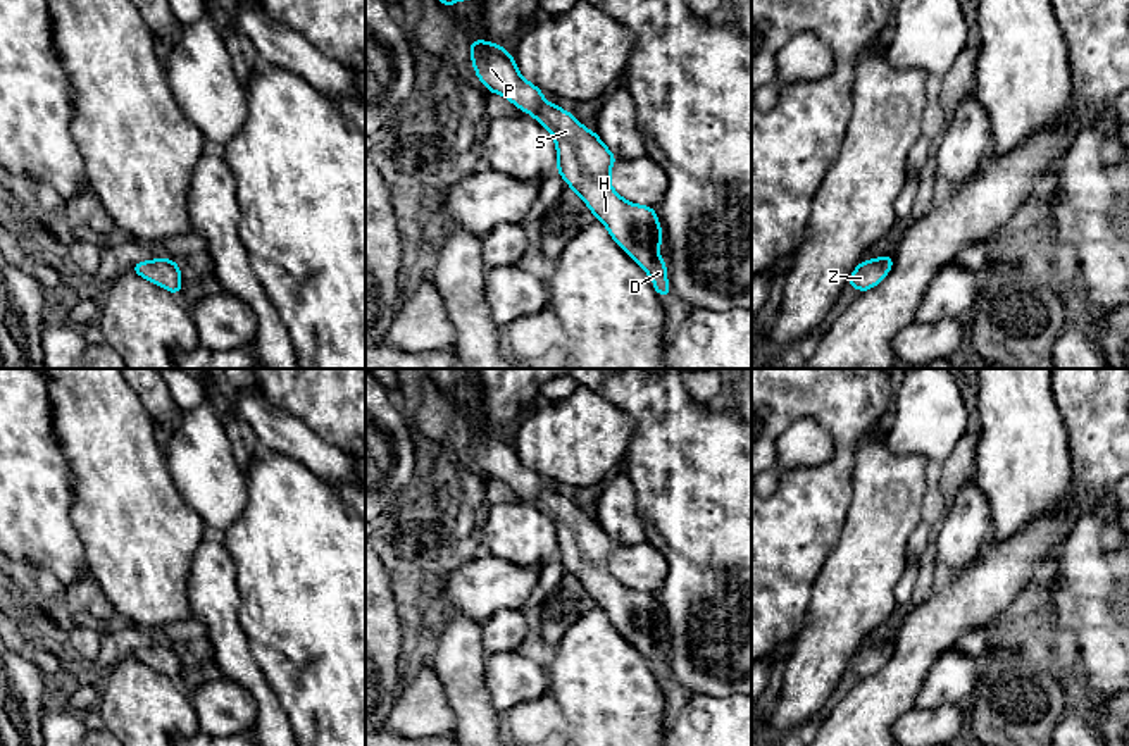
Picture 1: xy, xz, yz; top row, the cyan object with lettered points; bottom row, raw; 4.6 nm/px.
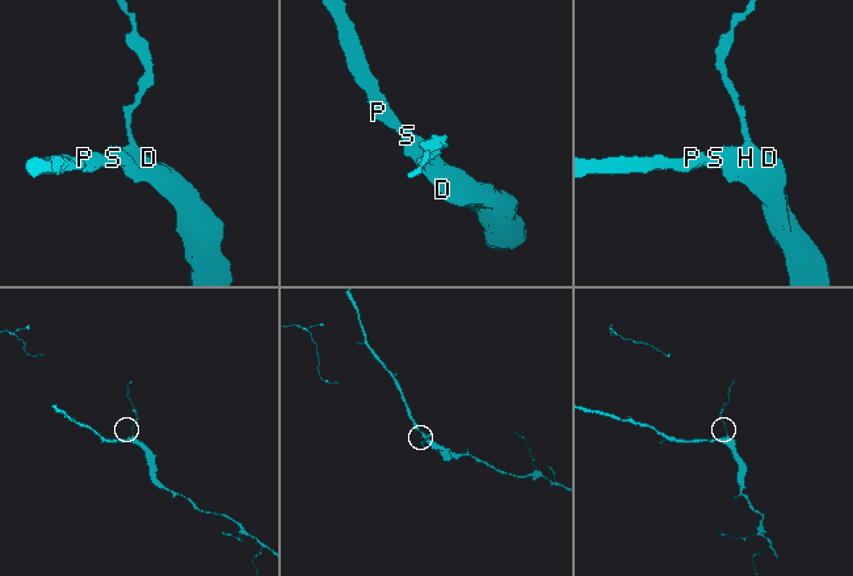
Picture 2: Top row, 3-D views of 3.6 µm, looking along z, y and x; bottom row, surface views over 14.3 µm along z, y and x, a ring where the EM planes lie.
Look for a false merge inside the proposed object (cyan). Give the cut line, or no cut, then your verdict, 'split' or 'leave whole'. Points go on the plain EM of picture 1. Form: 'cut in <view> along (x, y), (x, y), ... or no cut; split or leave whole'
no cut; leave whole

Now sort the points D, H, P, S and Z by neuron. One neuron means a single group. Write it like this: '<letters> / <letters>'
D H P S Z

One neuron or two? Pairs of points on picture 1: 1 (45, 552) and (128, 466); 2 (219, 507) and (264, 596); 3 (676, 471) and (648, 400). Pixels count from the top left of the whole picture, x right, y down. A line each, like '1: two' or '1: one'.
1: two
2: two
3: one

